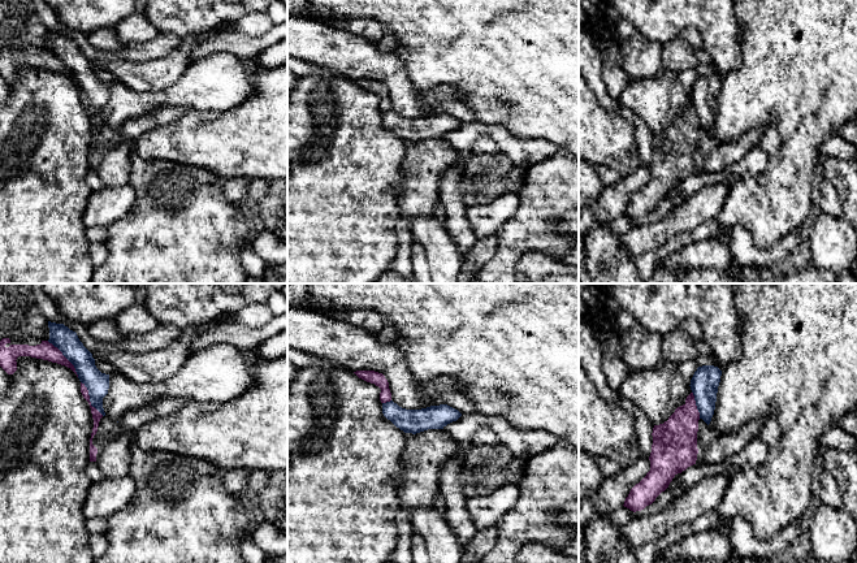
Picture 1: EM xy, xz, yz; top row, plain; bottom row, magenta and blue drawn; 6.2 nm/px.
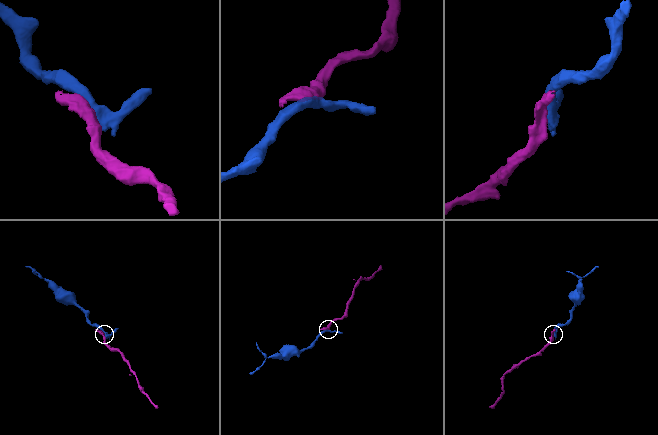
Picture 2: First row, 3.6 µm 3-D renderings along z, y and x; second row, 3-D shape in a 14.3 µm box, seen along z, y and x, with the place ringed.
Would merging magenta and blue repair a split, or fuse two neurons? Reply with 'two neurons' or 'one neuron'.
two neurons

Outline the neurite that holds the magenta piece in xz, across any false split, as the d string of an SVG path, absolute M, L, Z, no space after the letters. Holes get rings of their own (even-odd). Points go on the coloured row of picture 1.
M356 371L354 372L359 378L375 384L381 389L380 400L381 403L386 403L391 400L391 393L389 389L389 382L382 373L375 371Z

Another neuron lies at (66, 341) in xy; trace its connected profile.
M48 321L48 342L57 347L62 355L74 365L79 381L87 387L91 406L103 416L103 398L108 394L109 374L101 373L92 354L83 346L75 332L64 324Z

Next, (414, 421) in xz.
M393 400L382 403L382 413L397 428L404 433L420 433L428 429L443 429L447 424L456 421L462 413L447 406L430 406L421 410L406 410Z

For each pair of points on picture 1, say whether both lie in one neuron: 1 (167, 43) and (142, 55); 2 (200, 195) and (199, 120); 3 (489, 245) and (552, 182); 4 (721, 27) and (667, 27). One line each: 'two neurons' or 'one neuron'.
1: one neuron
2: two neurons
3: two neurons
4: one neuron

